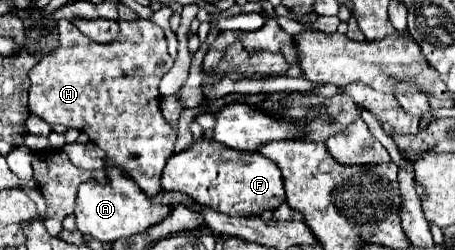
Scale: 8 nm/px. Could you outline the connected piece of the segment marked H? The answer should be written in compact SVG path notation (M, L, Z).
M59 19L57 35L59 47L49 51L39 65L29 71L31 87L29 87L29 111L49 125L65 125L75 127L89 135L89 141L107 153L105 167L117 167L125 171L147 195L155 195L161 191L161 181L157 181L157 171L161 171L167 159L173 155L173 143L177 133L169 127L159 109L159 81L173 67L173 59L167 53L165 33L159 25L147 19L135 21L119 21L121 33L113 43L95 43L87 39L71 21Z

